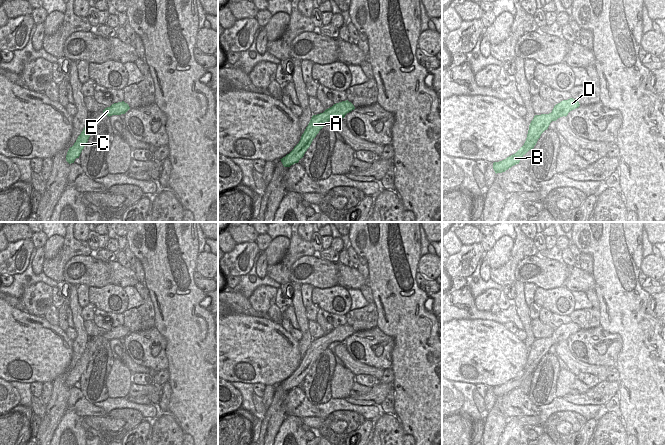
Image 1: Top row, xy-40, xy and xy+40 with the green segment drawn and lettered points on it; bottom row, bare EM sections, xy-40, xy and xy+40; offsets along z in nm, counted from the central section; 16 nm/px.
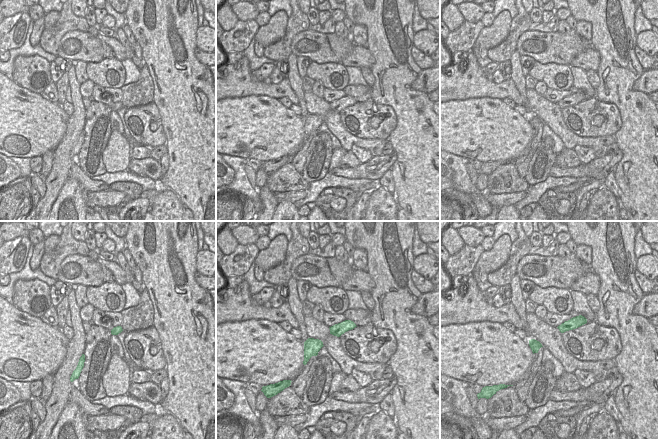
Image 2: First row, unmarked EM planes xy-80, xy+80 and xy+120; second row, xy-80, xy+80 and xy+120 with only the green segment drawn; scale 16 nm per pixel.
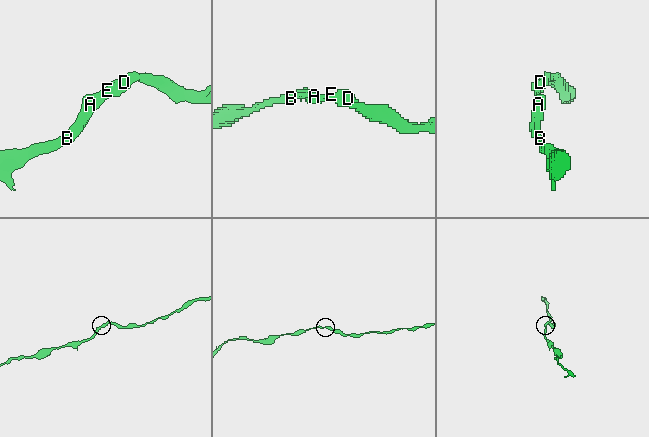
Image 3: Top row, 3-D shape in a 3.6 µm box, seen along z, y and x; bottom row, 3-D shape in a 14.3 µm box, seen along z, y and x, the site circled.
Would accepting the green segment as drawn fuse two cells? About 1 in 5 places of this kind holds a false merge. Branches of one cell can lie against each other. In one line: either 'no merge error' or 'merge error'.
no merge error

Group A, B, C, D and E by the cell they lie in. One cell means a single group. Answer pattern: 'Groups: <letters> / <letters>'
Groups: A B C D E

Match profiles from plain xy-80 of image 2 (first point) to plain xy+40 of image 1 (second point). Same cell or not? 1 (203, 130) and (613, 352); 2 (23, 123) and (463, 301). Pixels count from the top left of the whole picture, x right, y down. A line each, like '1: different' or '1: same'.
1: different
2: different

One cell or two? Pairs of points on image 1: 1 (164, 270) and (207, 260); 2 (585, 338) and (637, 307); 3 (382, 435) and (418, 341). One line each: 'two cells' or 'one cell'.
1: two cells
2: two cells
3: two cells

